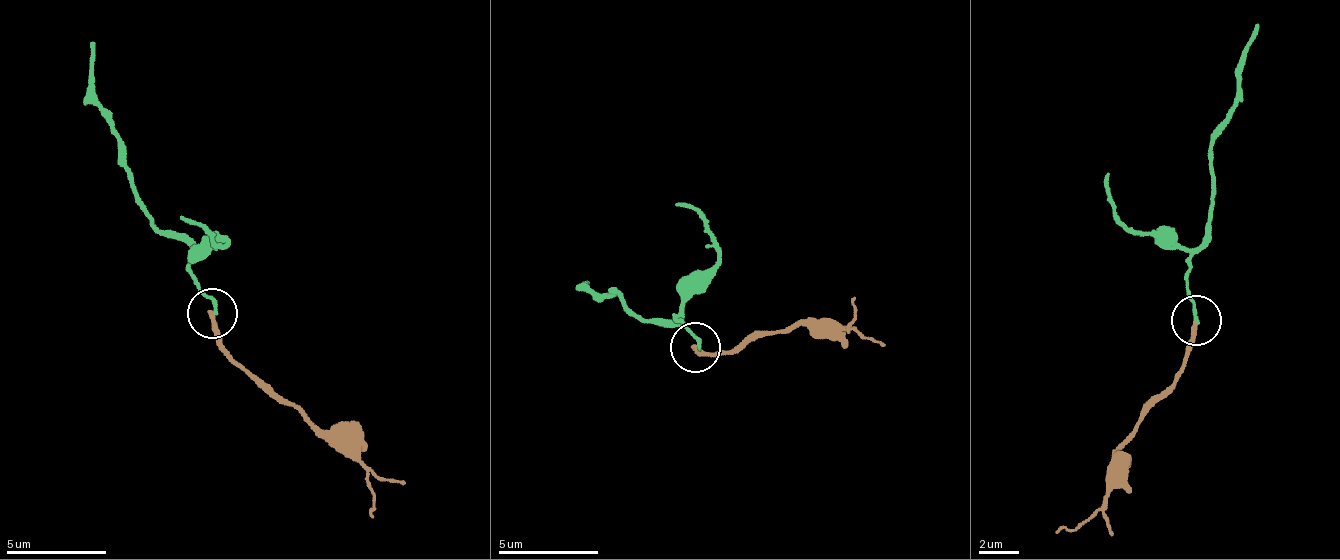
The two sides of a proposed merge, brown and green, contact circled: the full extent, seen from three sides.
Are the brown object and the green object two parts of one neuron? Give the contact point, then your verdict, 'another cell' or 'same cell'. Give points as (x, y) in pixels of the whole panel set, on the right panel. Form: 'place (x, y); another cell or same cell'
place (1196, 320); another cell

